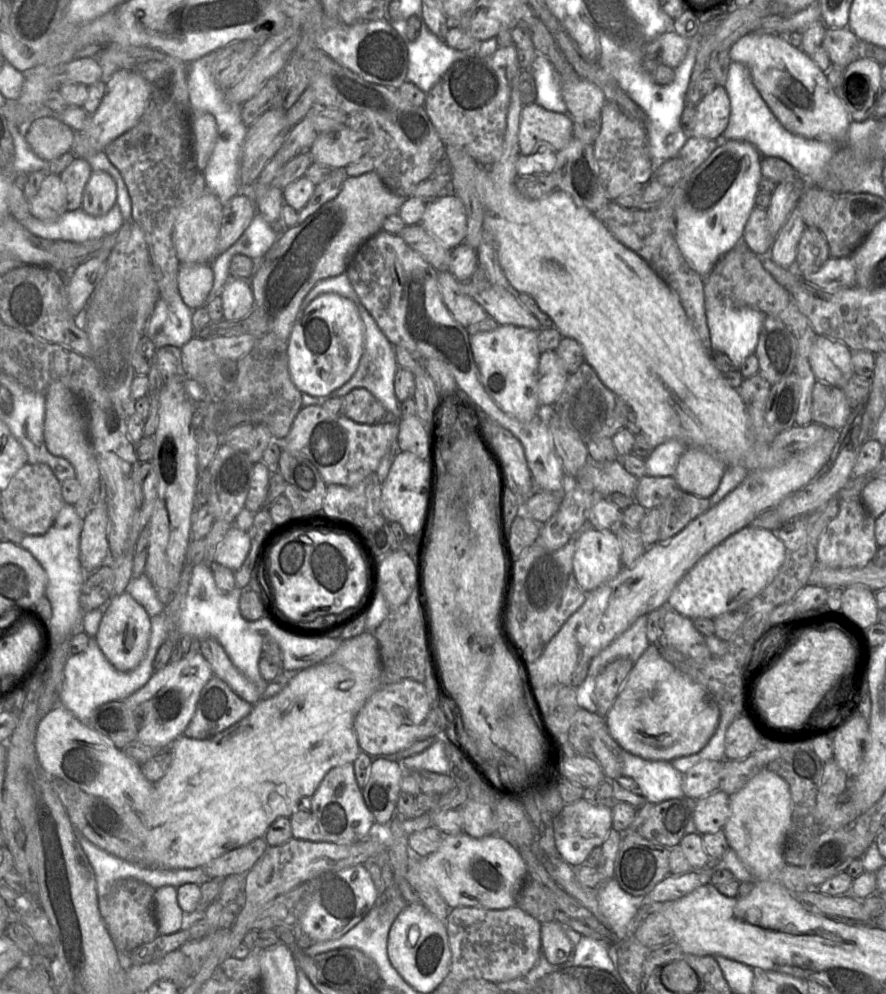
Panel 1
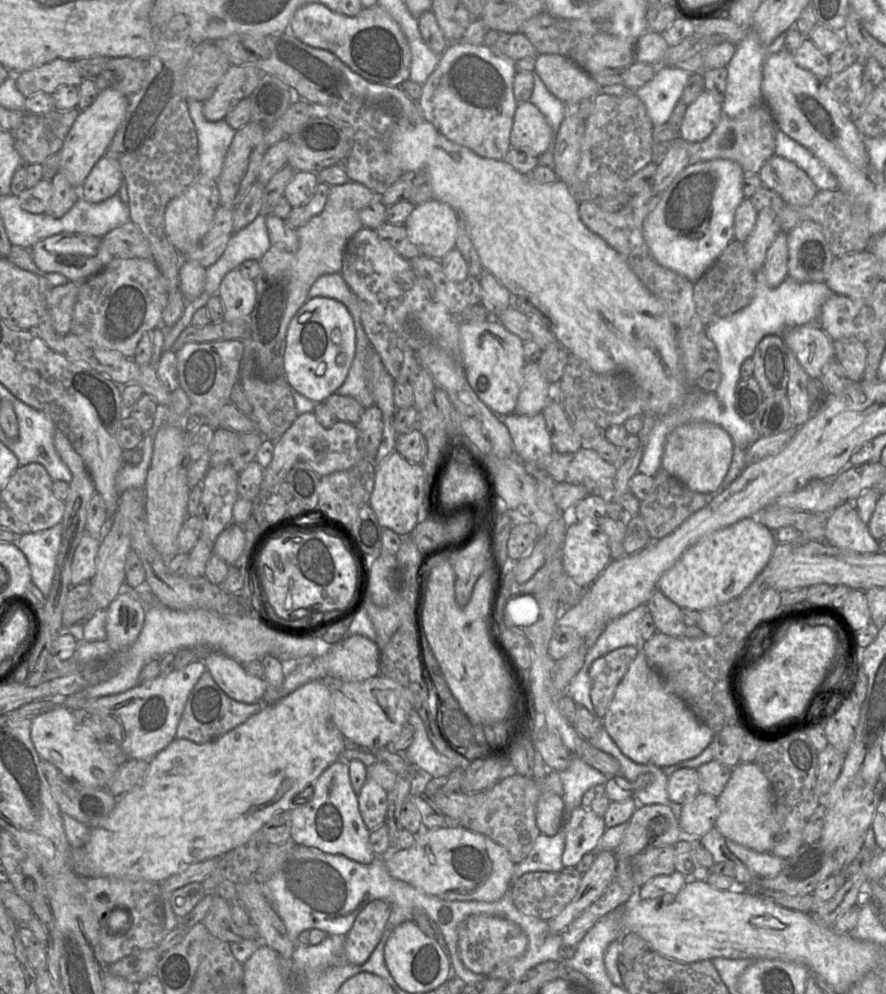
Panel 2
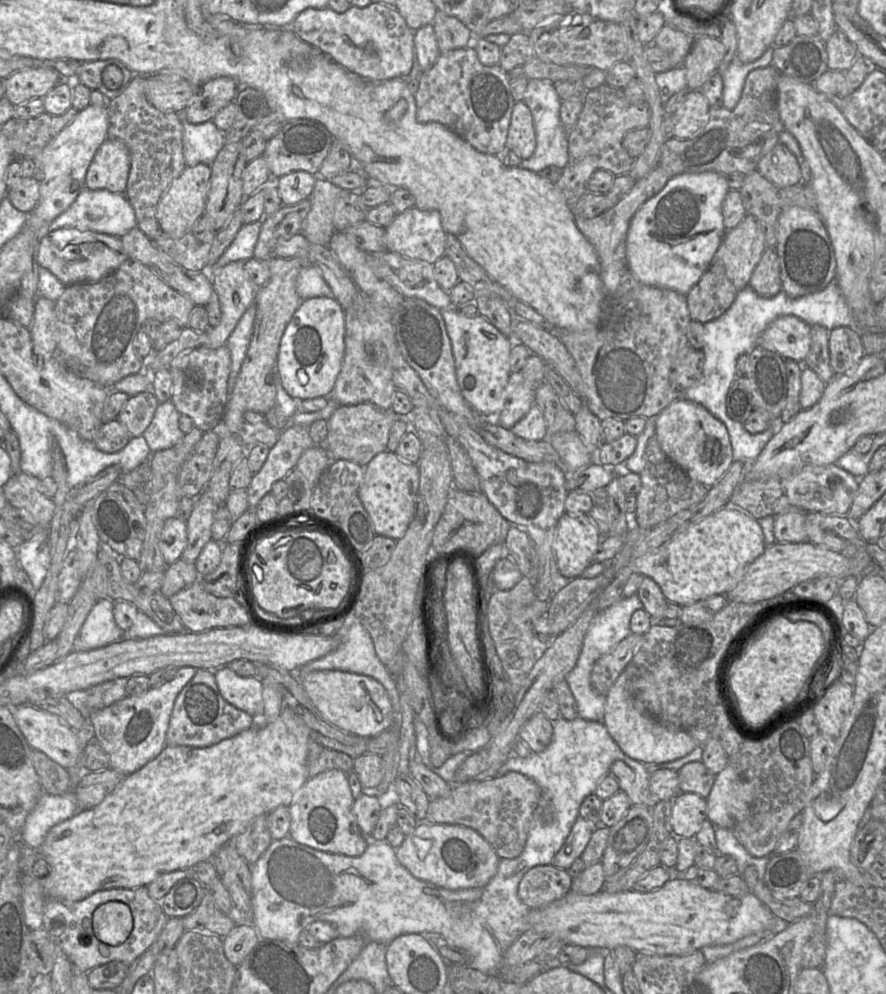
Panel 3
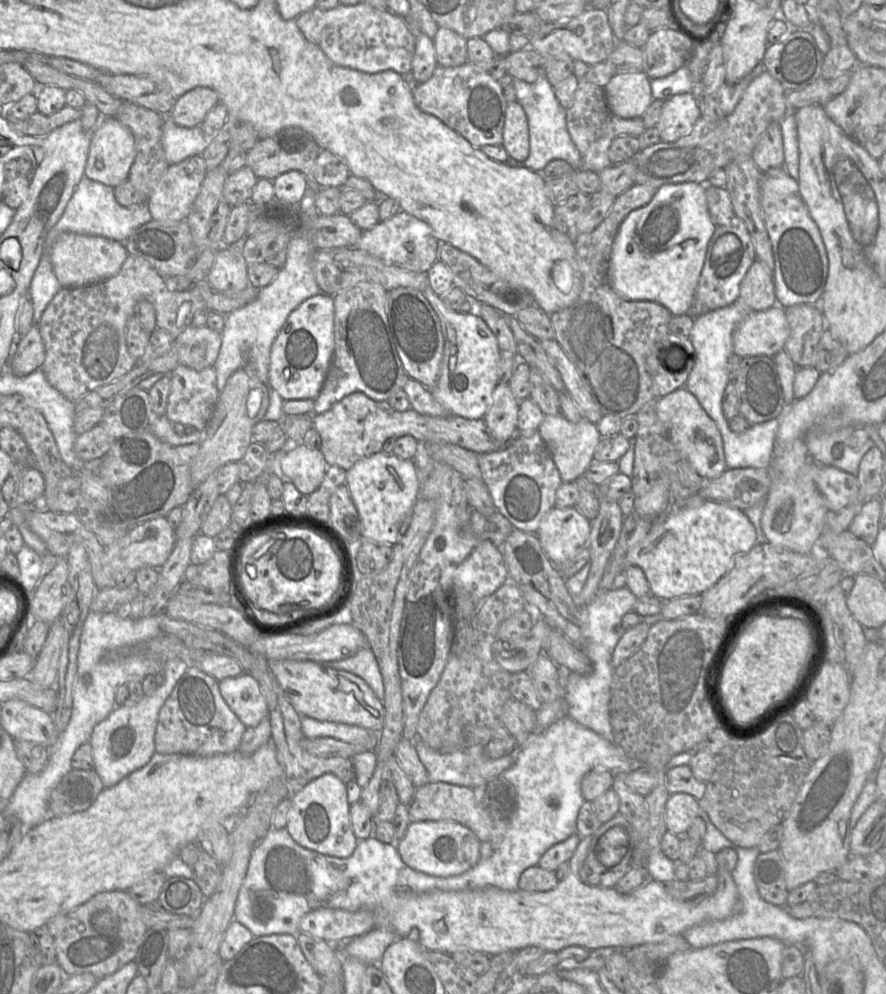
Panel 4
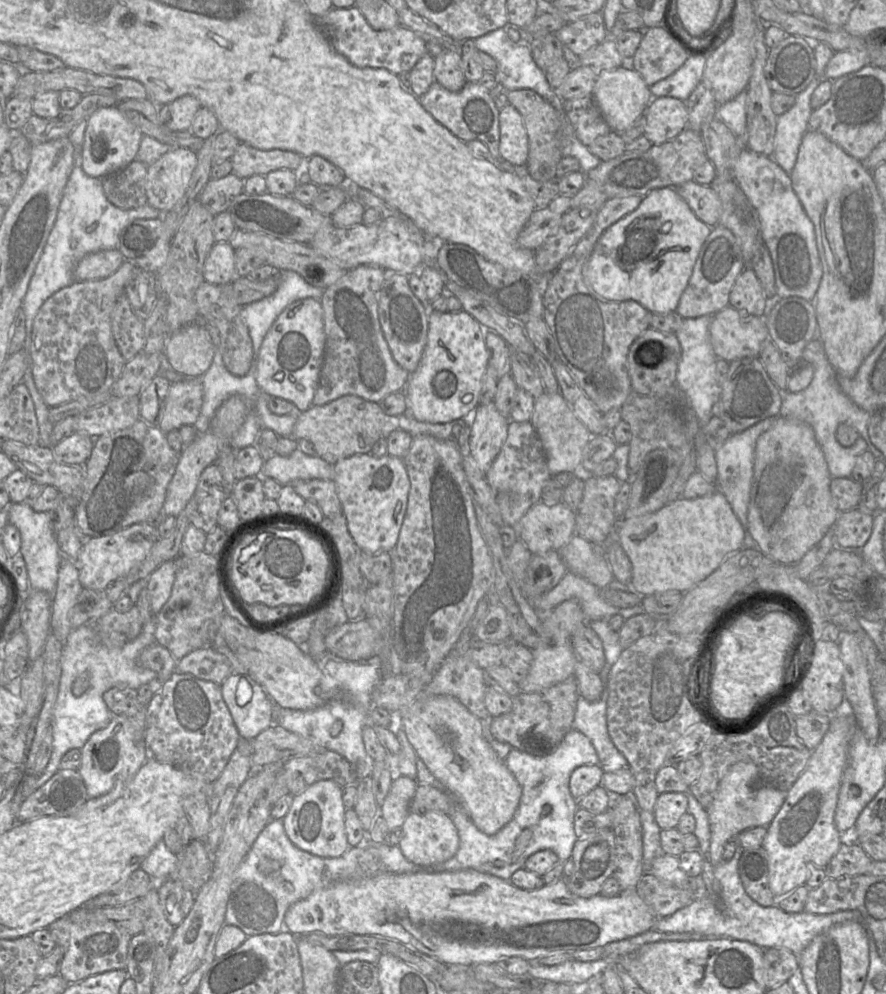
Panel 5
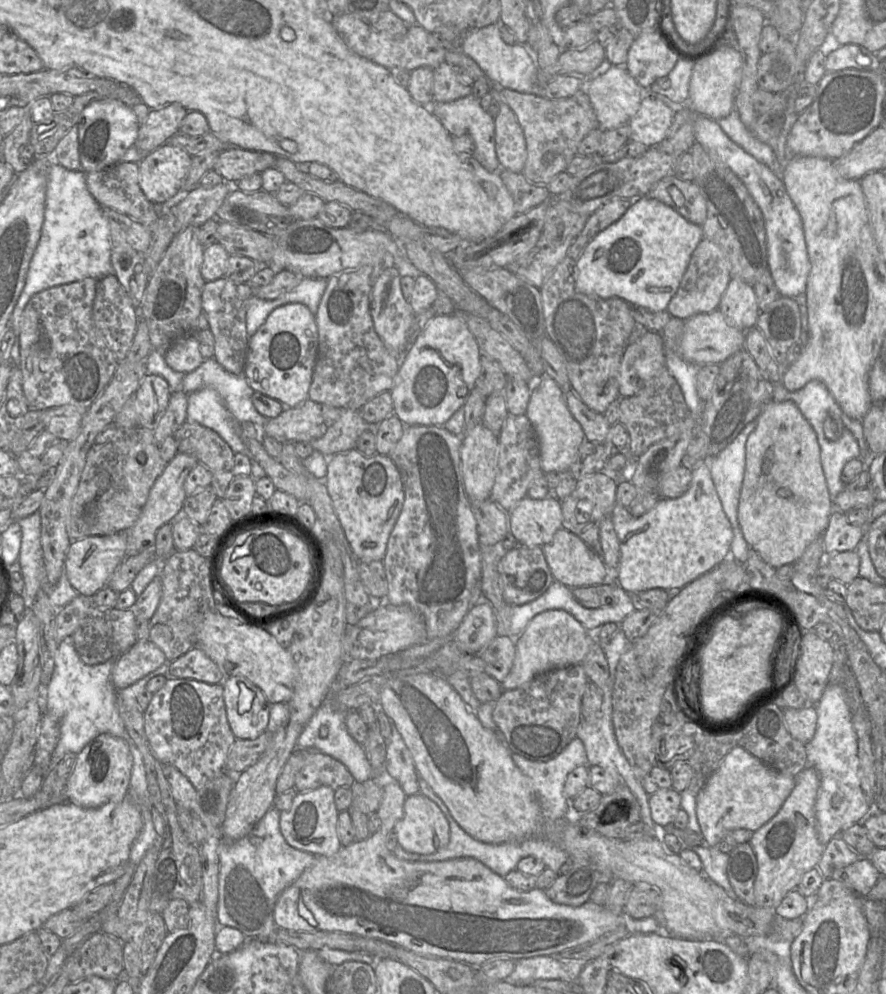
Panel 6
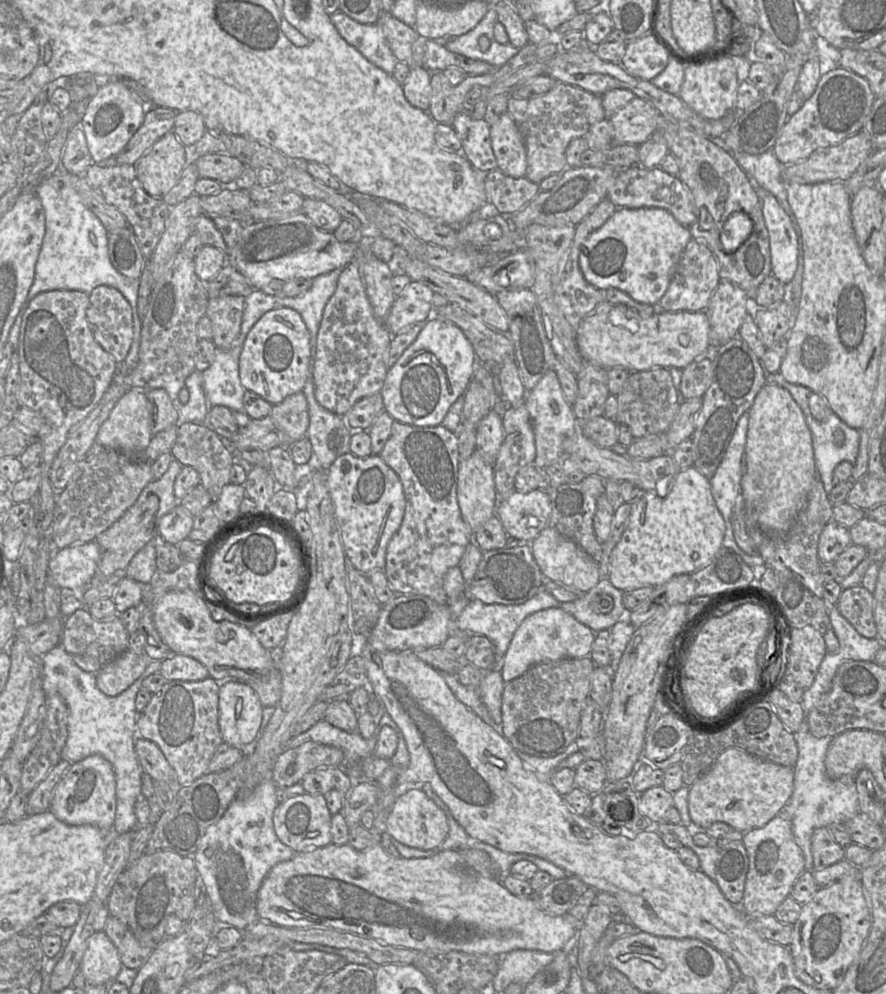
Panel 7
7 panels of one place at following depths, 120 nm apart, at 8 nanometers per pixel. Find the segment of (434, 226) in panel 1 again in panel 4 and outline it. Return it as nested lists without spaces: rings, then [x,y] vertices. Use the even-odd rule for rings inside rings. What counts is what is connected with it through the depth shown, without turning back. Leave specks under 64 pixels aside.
[[[400,211],[393,217],[364,230],[355,247],[368,252],[387,264],[414,272],[427,273],[438,259],[438,244],[439,240],[426,222],[407,212]]]

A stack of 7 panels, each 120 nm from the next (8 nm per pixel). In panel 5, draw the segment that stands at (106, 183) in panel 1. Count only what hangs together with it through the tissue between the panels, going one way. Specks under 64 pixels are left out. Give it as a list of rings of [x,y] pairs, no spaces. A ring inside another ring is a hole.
[[[104,107],[87,120],[80,166],[88,176],[101,179],[135,160],[143,134],[129,117],[116,107]]]

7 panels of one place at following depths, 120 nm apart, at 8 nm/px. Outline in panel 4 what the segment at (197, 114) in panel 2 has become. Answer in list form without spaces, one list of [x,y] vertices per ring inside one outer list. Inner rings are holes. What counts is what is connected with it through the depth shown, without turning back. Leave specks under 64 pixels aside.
[[[170,115],[162,116],[162,146],[169,165],[203,153],[211,137],[204,134],[200,125],[185,128],[176,125]]]

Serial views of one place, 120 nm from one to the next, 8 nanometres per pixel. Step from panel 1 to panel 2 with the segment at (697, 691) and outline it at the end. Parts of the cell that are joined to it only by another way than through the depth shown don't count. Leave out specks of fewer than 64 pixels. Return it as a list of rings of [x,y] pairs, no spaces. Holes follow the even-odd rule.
[[[641,646],[616,687],[602,724],[628,758],[660,768],[698,756],[711,744],[715,734],[668,688],[661,675],[648,663]]]

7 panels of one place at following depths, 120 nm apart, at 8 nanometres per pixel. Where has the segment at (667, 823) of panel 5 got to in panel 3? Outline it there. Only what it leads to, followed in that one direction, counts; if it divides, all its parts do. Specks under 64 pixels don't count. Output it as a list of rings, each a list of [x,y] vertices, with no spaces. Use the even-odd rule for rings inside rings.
[[[679,793],[672,800],[671,826],[676,838],[694,838],[707,818],[706,799],[694,793]]]

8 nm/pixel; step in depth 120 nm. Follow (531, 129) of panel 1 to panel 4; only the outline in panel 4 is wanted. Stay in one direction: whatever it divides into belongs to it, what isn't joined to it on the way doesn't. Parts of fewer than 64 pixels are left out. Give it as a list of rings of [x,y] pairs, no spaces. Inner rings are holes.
[[[508,103],[503,127],[502,146],[509,157],[523,162],[529,155],[528,120],[521,104]]]

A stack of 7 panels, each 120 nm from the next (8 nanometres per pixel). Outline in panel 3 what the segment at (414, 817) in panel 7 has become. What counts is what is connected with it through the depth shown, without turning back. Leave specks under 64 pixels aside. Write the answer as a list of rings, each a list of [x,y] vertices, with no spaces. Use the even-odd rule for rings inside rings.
[[[418,822],[412,833],[396,848],[396,857],[415,878],[450,890],[481,887],[495,875],[500,858],[491,845],[474,829],[463,825]]]

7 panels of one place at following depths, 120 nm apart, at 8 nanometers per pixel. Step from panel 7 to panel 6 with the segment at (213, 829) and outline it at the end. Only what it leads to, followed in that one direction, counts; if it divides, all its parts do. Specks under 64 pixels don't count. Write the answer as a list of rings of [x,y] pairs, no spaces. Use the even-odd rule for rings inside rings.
[[[270,808],[252,831],[240,840],[229,842],[222,838],[219,850],[219,881],[217,923],[219,926],[229,926],[240,930],[247,939],[269,936],[276,928],[274,921],[274,908],[276,902],[290,884],[317,860],[315,856],[306,851],[290,846],[280,830],[280,811]]]

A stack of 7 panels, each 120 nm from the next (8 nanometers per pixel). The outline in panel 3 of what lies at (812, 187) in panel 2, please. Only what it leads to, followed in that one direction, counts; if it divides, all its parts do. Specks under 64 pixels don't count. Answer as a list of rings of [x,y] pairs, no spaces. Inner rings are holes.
[[[780,142],[759,160],[757,170],[769,182],[781,188],[803,184],[797,159]]]

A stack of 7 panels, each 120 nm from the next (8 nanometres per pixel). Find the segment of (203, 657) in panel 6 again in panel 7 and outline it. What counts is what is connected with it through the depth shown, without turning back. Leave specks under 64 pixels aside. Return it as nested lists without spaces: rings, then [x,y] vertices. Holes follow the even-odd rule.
[[[171,654],[162,660],[159,673],[161,673],[167,681],[194,682],[209,677],[204,665],[182,654]]]

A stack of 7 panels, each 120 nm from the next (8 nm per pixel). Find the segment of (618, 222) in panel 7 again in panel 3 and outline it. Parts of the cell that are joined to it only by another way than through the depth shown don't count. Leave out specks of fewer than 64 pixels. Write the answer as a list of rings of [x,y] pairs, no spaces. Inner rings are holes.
[[[713,171],[671,177],[661,191],[636,211],[630,221],[626,237],[626,260],[634,277],[645,285],[671,289],[686,296],[715,260],[726,232],[722,203],[729,190],[726,175]]]

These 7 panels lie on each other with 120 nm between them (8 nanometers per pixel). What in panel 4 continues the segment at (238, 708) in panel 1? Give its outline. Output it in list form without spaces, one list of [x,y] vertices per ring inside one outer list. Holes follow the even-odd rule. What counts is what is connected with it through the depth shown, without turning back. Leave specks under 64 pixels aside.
[[[190,664],[158,713],[155,751],[162,754],[210,756],[236,751],[246,726],[222,698],[218,681]]]

